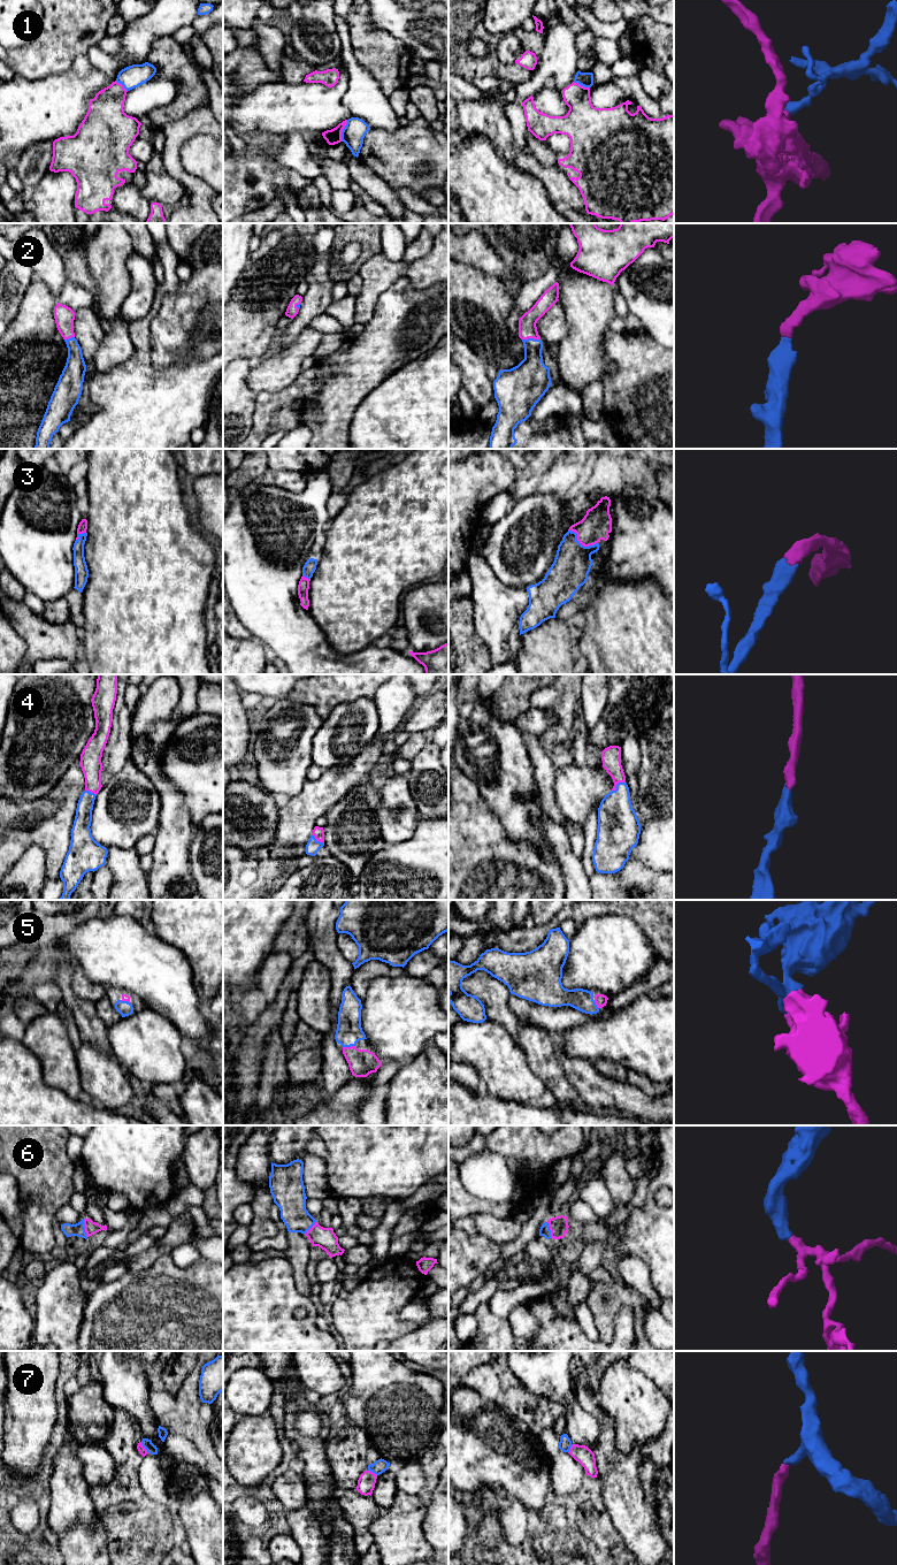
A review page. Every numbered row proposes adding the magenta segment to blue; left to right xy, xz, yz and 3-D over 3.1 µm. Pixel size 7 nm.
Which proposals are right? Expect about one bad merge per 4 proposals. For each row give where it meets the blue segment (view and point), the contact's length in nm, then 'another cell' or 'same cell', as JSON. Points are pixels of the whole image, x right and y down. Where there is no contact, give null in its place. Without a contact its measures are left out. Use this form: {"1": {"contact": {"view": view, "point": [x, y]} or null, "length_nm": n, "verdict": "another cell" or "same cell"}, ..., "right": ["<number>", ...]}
{"1": {"contact": {"view": "xz", "point": [343, 130]}, "length_nm": 160, "verdict": "another cell"}, "2": {"contact": {"view": "yz", "point": [530, 338]}, "length_nm": 130, "verdict": "same cell"}, "3": {"contact": {"view": "yz", "point": [580, 543]}, "length_nm": 220, "verdict": "same cell"}, "4": {"contact": {"view": "yz", "point": [616, 785]}, "length_nm": 120, "verdict": "same cell"}, "5": {"contact": {"view": "xz", "point": [349, 1046]}, "length_nm": 90, "verdict": "same cell"}, "6": {"contact": {"view": "xy", "point": [84, 1228]}, "length_nm": 140, "verdict": "same cell"}, "7": {"contact": {"view": "xy", "point": [144, 1447]}, "length_nm": 100, "verdict": "same cell"}, "right": ["2", "3", "4", "5", "6", "7"]}

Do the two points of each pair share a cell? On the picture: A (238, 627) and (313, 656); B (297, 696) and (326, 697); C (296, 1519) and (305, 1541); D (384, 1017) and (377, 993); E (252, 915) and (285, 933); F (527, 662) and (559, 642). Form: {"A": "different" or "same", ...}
{"A": "different", "B": "same", "C": "same", "D": "same", "E": "different", "F": "same"}

